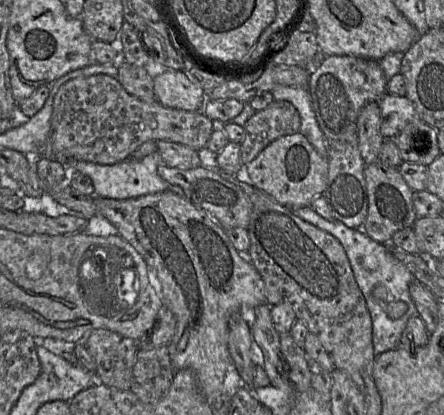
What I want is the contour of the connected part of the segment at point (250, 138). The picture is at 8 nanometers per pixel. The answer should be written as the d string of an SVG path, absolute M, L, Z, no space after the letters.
M273 100L266 108L256 111L244 126L240 148L242 164L251 162L277 138L298 132L300 124L298 111L285 100Z

